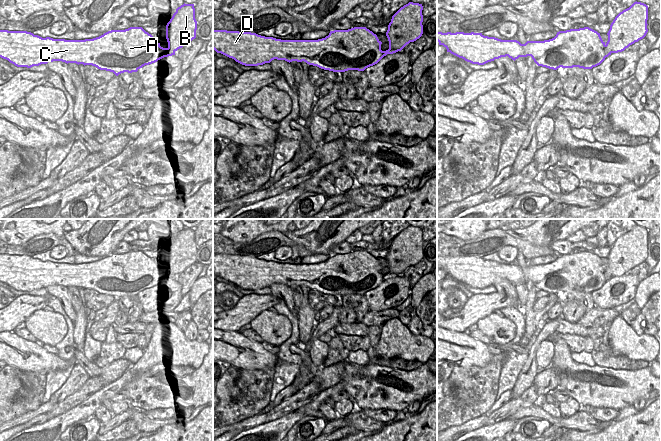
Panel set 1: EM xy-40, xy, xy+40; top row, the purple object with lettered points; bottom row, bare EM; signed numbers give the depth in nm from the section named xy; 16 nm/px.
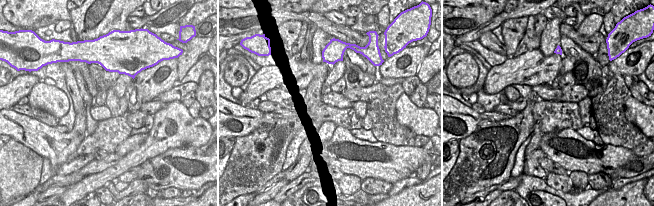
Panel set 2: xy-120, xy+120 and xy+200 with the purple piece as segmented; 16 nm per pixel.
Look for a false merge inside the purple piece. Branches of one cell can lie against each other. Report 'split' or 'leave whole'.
leave whole

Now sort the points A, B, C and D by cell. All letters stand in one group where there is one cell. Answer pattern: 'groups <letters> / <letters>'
groups A B C D

